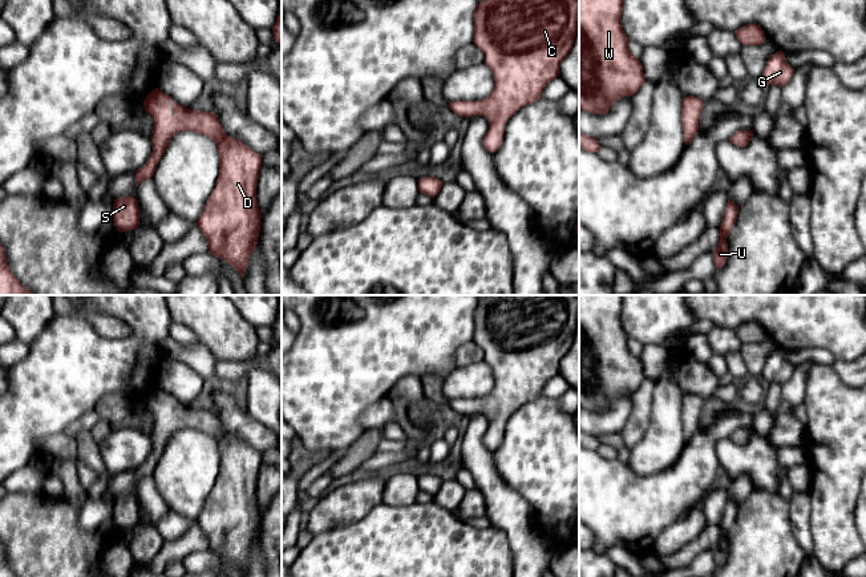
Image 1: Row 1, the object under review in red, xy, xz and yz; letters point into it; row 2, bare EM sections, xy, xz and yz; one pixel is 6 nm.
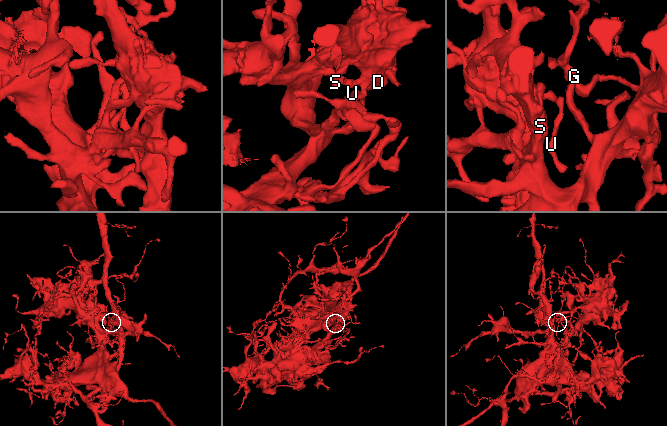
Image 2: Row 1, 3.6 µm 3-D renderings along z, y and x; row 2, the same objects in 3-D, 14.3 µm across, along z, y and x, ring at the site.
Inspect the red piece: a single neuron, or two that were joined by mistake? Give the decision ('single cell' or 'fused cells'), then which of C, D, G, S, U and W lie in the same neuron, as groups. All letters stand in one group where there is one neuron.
fused cells; groups C D U W / G S

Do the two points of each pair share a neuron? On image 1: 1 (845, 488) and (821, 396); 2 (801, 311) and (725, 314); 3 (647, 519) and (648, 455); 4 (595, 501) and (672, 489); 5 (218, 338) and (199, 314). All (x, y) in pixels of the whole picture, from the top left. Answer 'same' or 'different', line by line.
1: same
2: same
3: different
4: same
5: same

